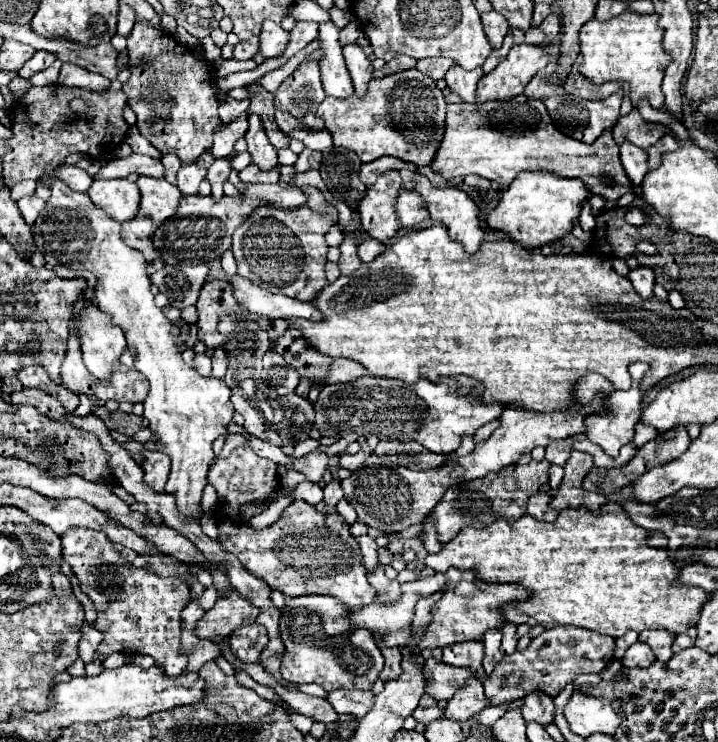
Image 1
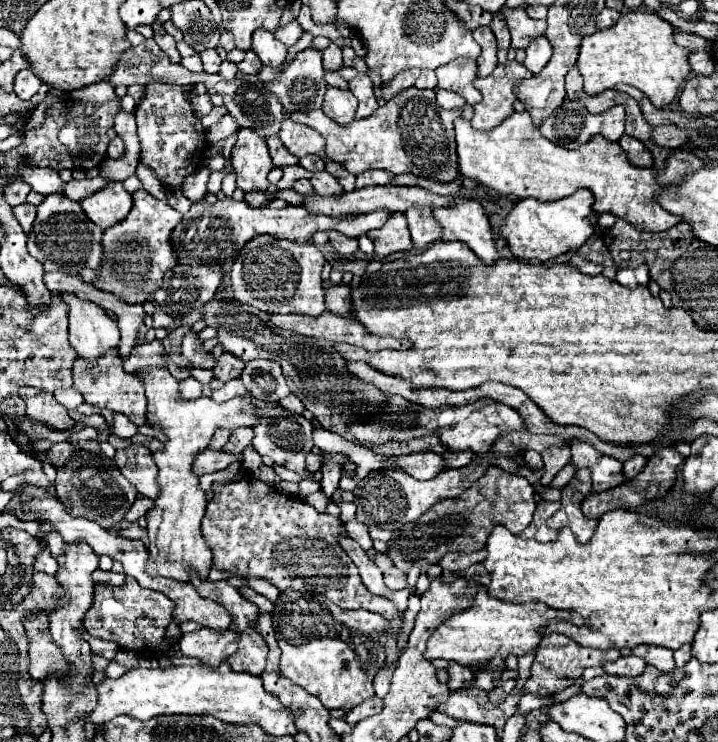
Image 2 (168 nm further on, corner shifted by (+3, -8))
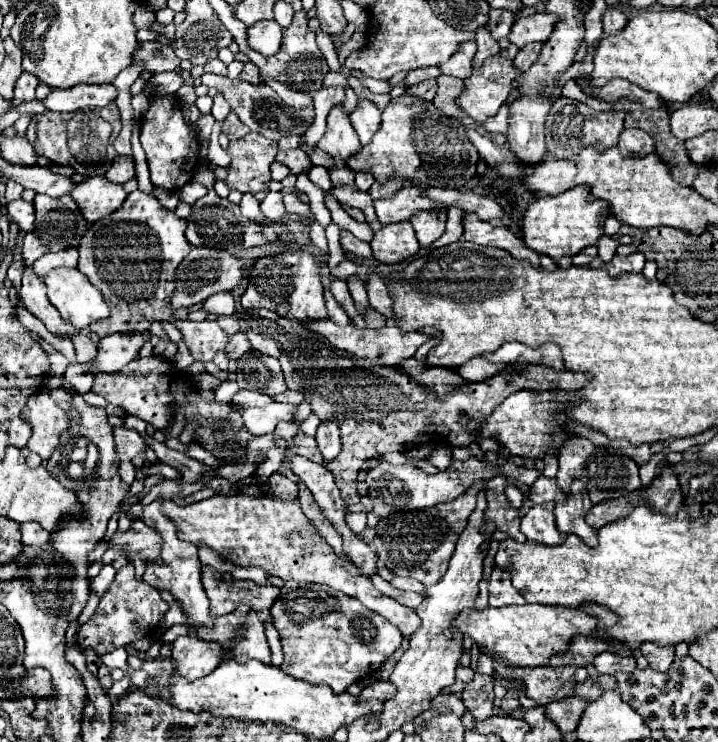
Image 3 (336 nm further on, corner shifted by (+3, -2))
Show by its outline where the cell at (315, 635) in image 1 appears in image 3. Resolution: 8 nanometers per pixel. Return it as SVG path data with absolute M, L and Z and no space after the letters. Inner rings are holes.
M286 581L280 593L280 599L272 607L274 627L278 629L282 637L282 649L284 649L284 663L282 671L304 679L308 683L326 683L332 687L334 693L346 691L348 685L364 679L366 675L380 669L380 665L400 647L402 633L396 625L388 623L382 615L376 615L374 611L368 611L360 601L324 585L316 583L296 583Z

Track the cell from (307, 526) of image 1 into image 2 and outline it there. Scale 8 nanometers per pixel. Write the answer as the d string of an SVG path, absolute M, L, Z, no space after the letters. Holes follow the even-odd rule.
M236 479L230 483L214 483L214 497L208 501L204 519L202 519L202 535L212 549L214 567L230 571L232 575L252 575L270 581L280 591L288 589L288 577L322 577L326 583L322 585L322 593L340 605L342 609L368 609L380 613L386 619L396 617L396 605L384 597L372 595L360 581L356 565L350 561L346 551L340 547L338 537L342 537L342 521L338 517L318 513L314 507L300 499L290 499L284 493L276 491L264 481L258 479Z

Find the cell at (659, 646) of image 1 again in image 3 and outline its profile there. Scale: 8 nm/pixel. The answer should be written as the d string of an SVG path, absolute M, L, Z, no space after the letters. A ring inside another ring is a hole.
M642 643L640 651L654 671L668 671L674 661L674 647L658 647L654 643Z

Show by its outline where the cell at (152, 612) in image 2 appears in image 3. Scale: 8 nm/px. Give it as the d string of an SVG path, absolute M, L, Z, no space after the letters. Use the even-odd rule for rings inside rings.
M131 563L119 569L109 589L100 597L96 613L78 629L78 643L84 649L92 649L96 655L106 655L118 647L130 645L140 637L155 633L156 625L168 611L168 603L148 583L137 580Z

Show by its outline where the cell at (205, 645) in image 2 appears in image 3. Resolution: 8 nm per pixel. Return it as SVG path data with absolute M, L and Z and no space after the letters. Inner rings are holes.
M182 635L172 643L172 659L174 669L178 675L184 675L184 679L200 679L208 675L212 669L216 669L222 661L222 647L216 643L202 641L198 637Z

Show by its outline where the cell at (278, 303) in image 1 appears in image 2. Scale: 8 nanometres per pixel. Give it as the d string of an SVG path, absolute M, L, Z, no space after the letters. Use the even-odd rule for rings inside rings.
M324 311L320 317L308 317L308 315L296 315L296 313L270 313L270 321L276 327L308 335L308 337L322 337L326 341L338 341L338 343L350 343L364 347L368 351L380 351L380 349L408 349L412 347L410 341L398 341L392 337L376 339L368 335L364 325L360 325L354 319L344 319L340 315L334 315L330 311Z

